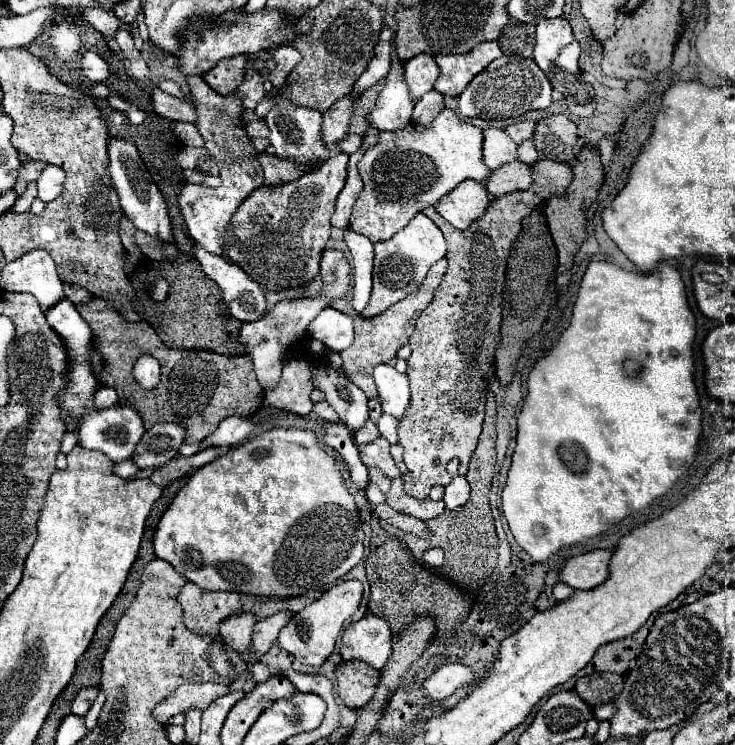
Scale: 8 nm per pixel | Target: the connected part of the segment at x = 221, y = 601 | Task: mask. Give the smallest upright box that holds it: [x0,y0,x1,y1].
[178,582,244,636]

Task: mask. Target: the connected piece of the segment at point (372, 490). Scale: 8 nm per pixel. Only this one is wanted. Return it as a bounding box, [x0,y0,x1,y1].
[366,484,386,506]

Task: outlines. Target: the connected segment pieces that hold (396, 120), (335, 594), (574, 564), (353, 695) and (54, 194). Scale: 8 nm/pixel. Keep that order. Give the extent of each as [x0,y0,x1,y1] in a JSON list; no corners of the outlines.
[[370,60,412,130],[278,580,362,666],[560,550,612,590],[336,660,380,710],[36,164,66,202]]

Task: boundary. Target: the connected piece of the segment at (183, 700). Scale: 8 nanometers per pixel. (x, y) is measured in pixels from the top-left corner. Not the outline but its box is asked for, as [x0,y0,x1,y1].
[154,682,230,724]

